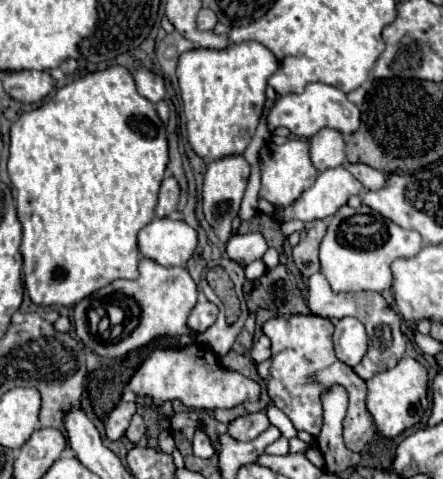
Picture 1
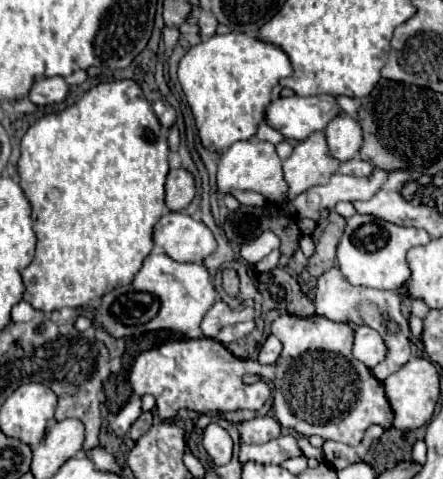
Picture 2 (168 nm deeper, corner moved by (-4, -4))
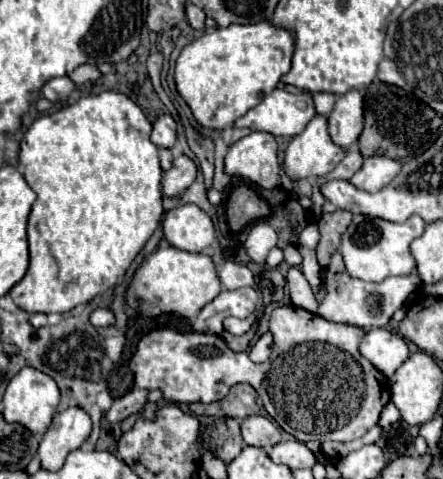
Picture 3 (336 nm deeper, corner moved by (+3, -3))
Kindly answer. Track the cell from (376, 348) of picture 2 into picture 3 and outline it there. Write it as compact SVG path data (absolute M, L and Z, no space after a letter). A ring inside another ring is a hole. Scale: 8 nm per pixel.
M372 329L360 343L360 353L386 377L392 377L394 371L408 359L410 349L402 337L388 329Z

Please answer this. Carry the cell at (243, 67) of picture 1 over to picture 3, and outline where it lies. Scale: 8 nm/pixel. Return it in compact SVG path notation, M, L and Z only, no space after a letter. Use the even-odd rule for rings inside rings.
M272 21L252 23L252 25L232 23L232 27L226 27L226 29L218 27L194 39L182 49L176 61L176 73L174 73L176 89L182 95L182 99L190 105L200 125L210 129L232 127L238 117L242 117L248 109L260 103L260 99L264 99L264 93L276 89L280 77L290 71L292 53L294 53L294 31L278 27Z

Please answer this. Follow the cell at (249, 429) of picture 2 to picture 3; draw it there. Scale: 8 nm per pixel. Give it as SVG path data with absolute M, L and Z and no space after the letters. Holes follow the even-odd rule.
M252 415L240 421L242 425L242 437L246 445L256 445L256 447L272 447L276 445L282 435L278 431L278 427L264 415Z

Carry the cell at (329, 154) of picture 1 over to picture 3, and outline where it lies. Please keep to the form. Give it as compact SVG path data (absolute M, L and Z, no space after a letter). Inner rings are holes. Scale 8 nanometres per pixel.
M356 89L340 95L328 115L328 131L336 145L350 149L364 125L364 95Z

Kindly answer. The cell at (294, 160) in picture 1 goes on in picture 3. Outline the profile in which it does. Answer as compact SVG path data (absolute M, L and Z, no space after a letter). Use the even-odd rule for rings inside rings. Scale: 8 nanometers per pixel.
M316 115L302 133L294 135L286 147L284 169L292 179L312 179L330 173L346 155L344 147L336 147L328 133L324 115Z

